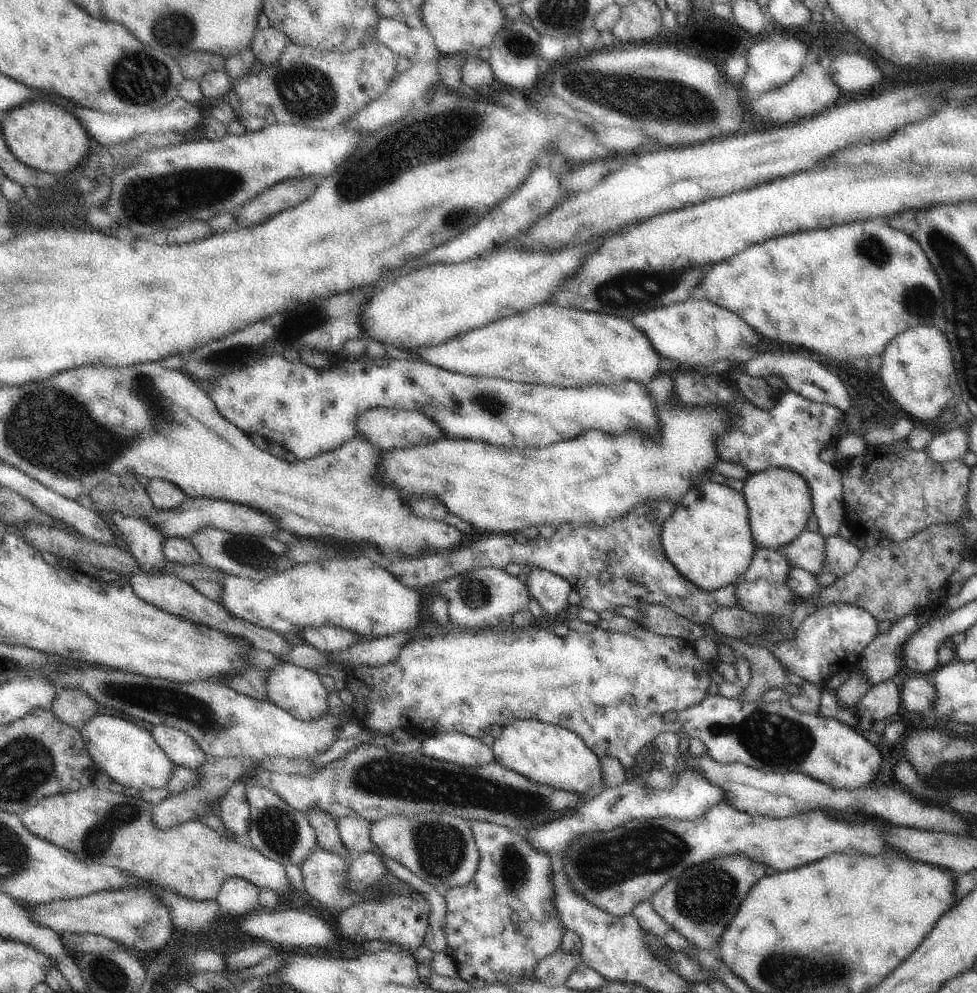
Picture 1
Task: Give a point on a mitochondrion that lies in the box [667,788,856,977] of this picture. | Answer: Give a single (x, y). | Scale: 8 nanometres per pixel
(707, 897)

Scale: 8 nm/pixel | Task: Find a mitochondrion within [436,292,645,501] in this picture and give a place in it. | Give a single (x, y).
(491, 402)

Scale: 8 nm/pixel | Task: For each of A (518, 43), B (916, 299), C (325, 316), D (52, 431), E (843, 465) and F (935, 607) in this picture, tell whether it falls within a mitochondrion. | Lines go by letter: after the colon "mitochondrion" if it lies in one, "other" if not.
A: mitochondrion
B: mitochondrion
C: mitochondrion
D: mitochondrion
E: other
F: other

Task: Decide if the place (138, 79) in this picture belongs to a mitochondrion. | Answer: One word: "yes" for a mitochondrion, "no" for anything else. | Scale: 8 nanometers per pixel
yes

